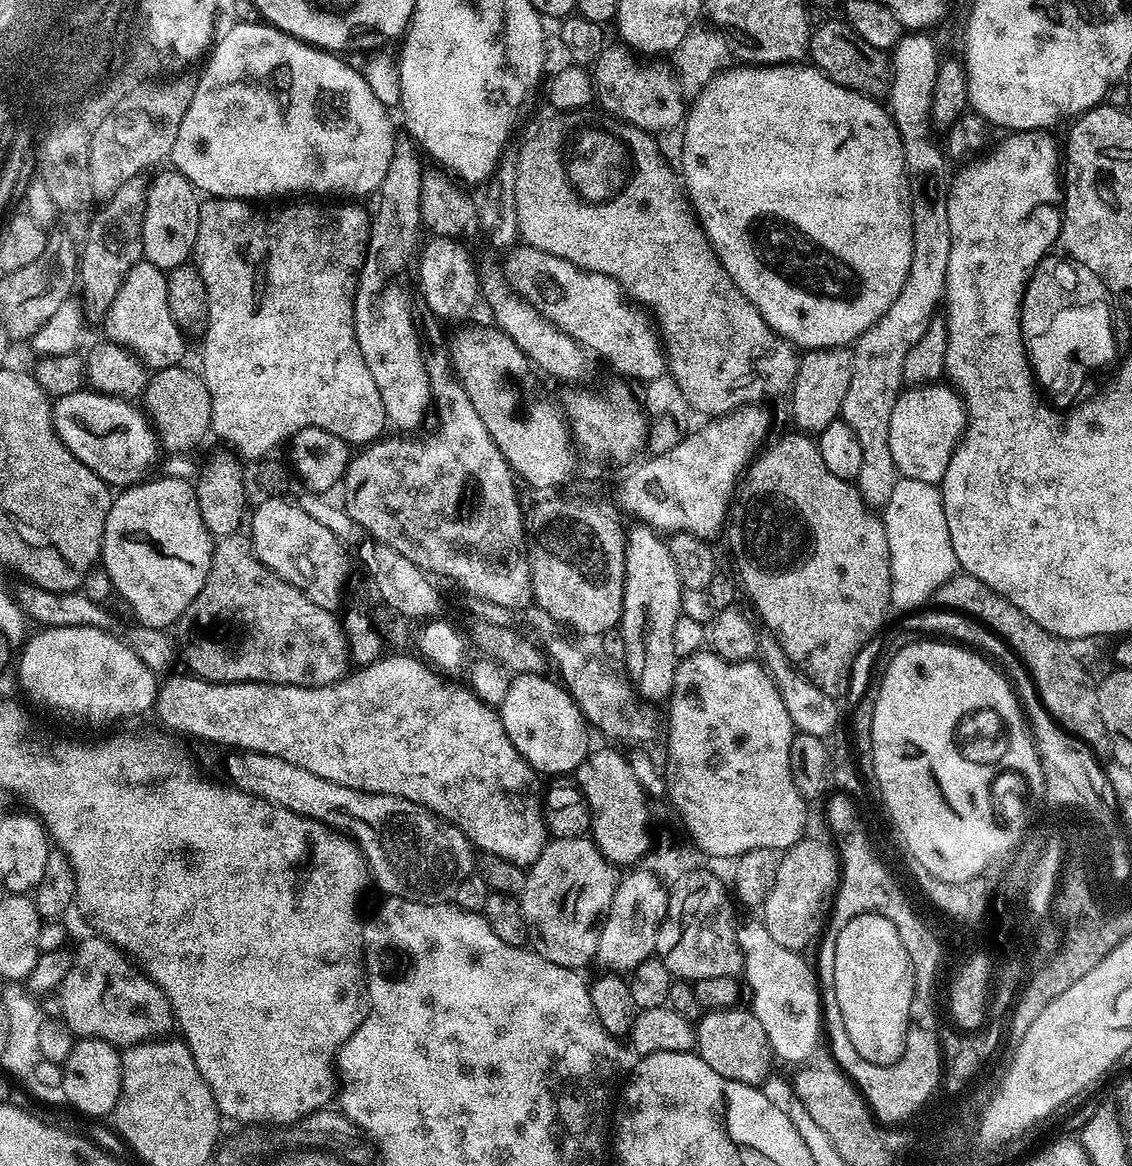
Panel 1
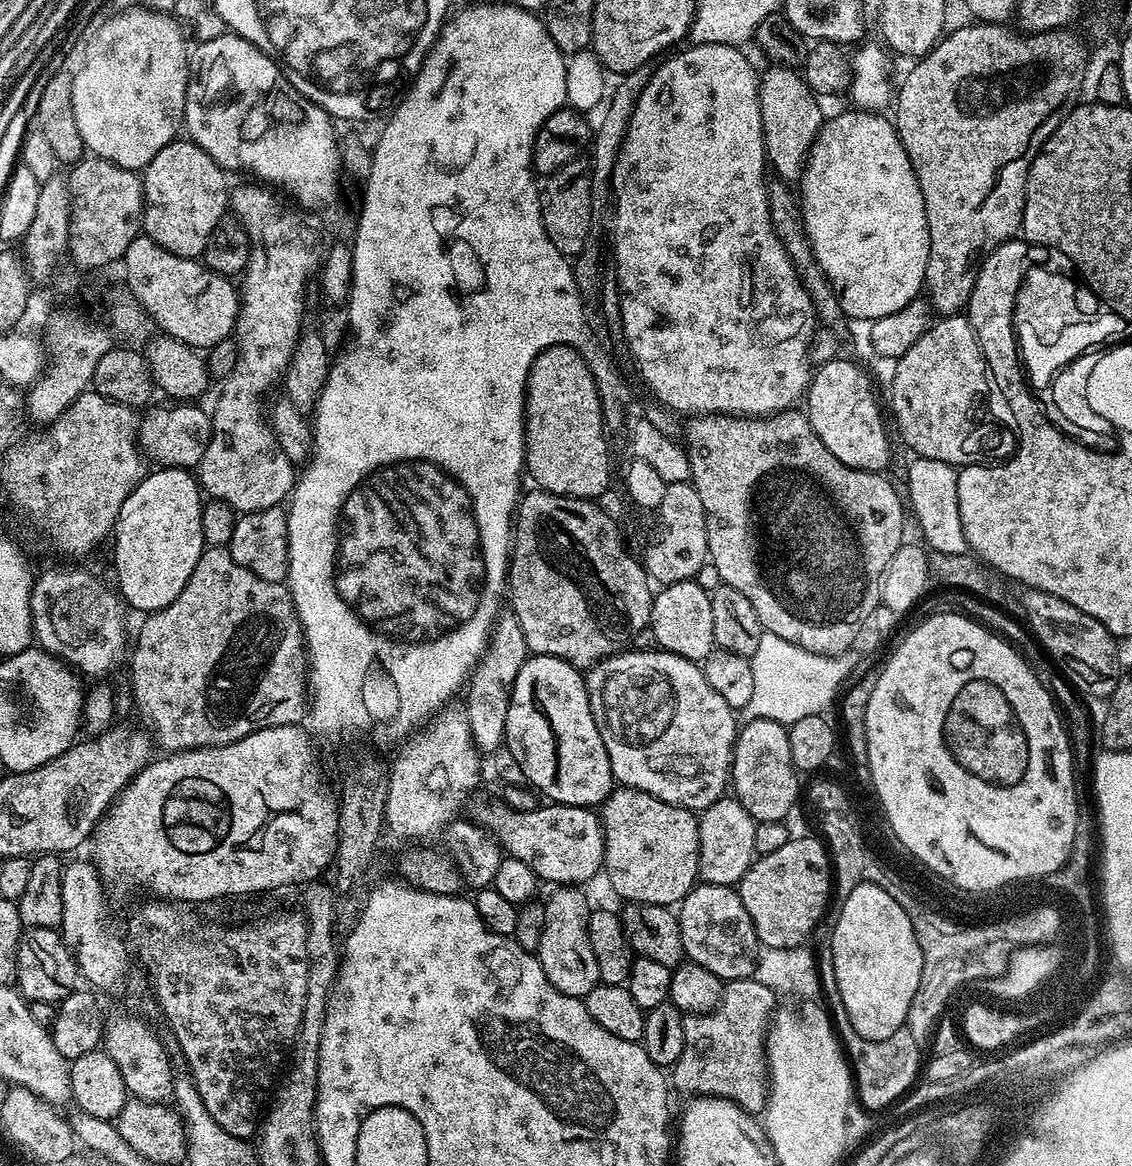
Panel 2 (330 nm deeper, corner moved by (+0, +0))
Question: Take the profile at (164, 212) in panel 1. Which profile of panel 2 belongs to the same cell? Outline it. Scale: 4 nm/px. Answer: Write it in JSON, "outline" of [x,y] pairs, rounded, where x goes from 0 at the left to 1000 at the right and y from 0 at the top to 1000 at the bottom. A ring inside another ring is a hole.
{"outline":[[[156,118],[149,122],[143,129],[140,129],[140,132],[136,133],[135,137],[128,142],[125,145],[125,157],[127,160],[127,184],[125,186],[126,202],[132,202],[136,208],[140,208],[140,211],[150,214],[150,218],[157,218],[158,220],[163,220],[169,223],[179,220],[181,214],[183,214],[185,209],[187,208],[189,203],[192,202],[190,194],[193,192],[193,189],[197,187],[198,181],[200,180],[200,171],[198,171],[198,167],[201,166],[203,154],[200,150],[199,145],[194,144],[193,139],[189,139],[189,136],[186,136],[186,132],[182,132],[182,129],[178,129],[175,124],[170,123],[169,119]]]}

